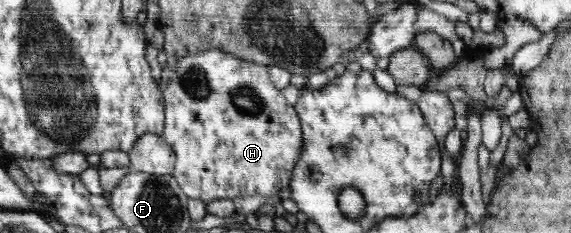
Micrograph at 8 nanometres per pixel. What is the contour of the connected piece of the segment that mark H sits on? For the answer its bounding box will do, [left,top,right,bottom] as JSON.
[161,50,303,203]

